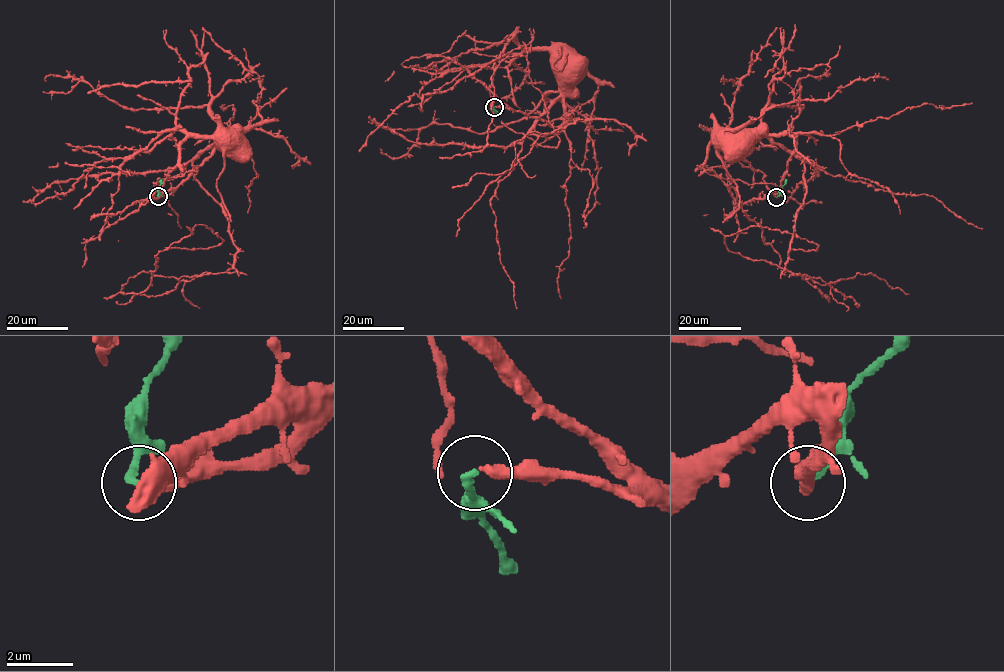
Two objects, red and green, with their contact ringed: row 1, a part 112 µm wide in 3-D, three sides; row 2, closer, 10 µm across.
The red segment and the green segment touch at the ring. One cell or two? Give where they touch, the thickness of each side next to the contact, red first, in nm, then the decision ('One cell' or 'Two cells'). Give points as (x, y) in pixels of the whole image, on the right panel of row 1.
Place: (776, 197). Thickness 360 nm (red) against 240 nm. Two cells

